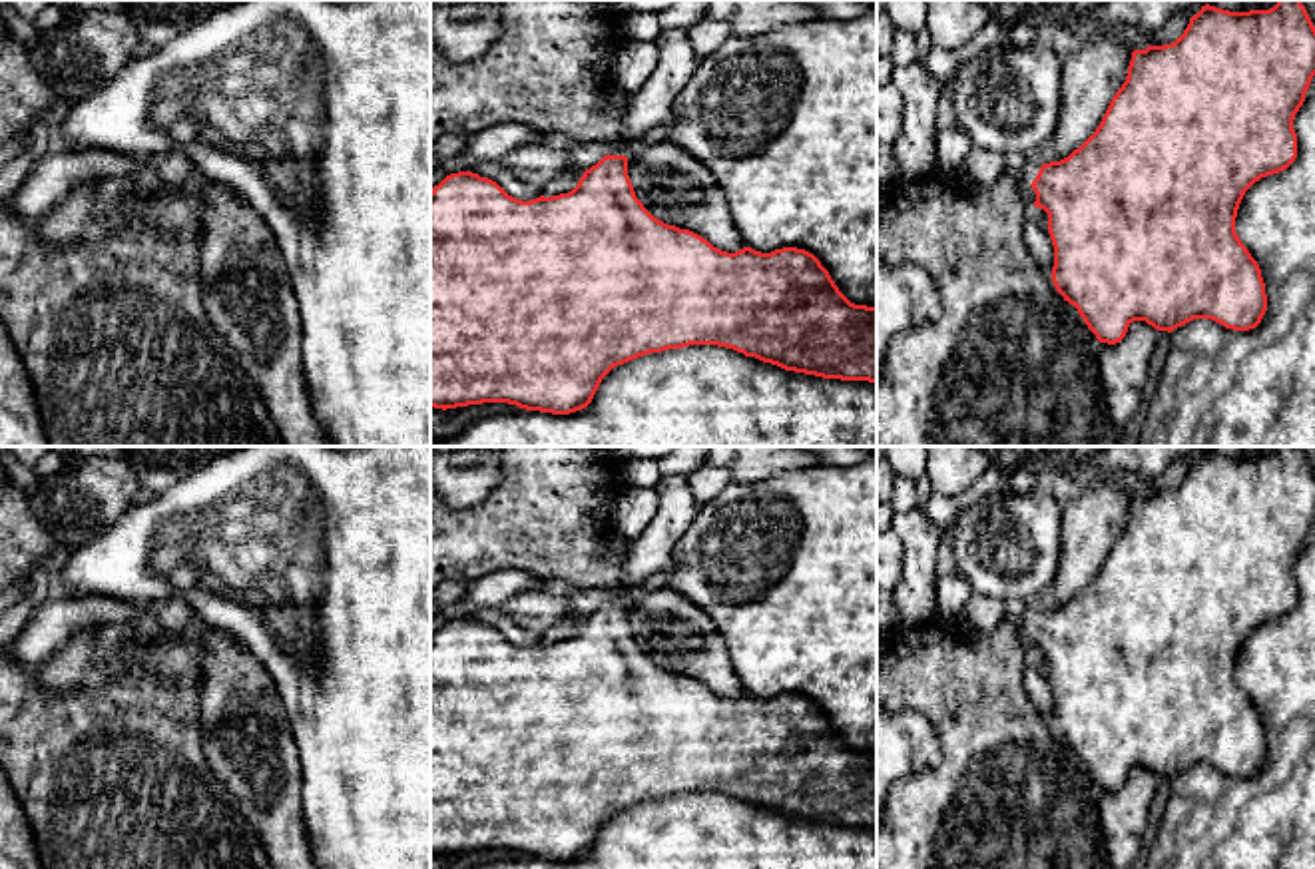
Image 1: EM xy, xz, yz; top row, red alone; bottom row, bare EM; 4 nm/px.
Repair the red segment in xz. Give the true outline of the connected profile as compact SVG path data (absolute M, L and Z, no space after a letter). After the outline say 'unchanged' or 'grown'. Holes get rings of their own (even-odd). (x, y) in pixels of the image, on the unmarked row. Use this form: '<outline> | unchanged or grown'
M663 476L656 492L654 518L626 552L626 582L610 590L610 600L586 616L572 638L522 648L472 618L450 620L430 636L430 853L508 849L570 861L592 849L614 813L689 791L727 793L785 817L877 831L877 753L851 749L813 700L797 694L727 700L689 676L659 668L636 644L628 602L671 564L699 508L687 476Z | grown

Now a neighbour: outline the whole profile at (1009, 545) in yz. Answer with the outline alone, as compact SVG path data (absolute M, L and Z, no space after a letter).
M1034 492L992 494L954 518L954 562L976 594L1032 604L1058 572L1062 504Z

